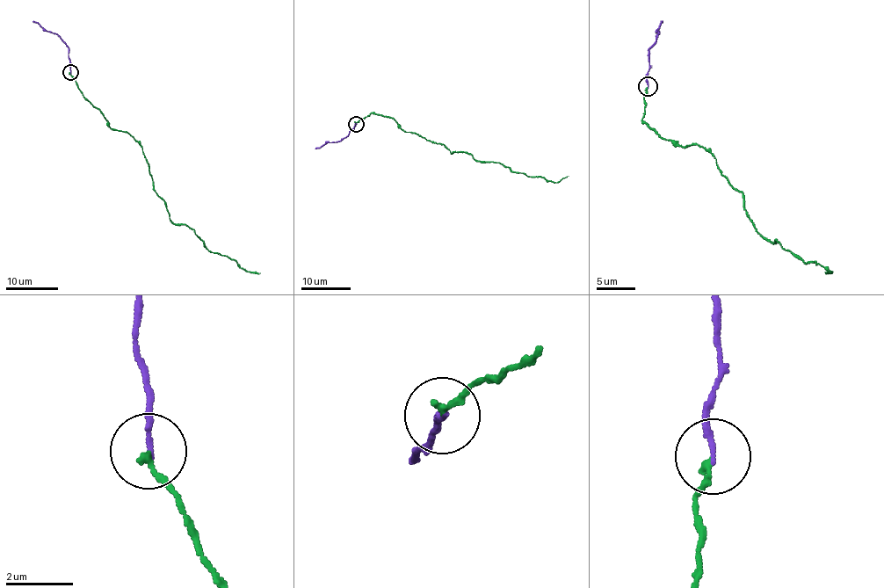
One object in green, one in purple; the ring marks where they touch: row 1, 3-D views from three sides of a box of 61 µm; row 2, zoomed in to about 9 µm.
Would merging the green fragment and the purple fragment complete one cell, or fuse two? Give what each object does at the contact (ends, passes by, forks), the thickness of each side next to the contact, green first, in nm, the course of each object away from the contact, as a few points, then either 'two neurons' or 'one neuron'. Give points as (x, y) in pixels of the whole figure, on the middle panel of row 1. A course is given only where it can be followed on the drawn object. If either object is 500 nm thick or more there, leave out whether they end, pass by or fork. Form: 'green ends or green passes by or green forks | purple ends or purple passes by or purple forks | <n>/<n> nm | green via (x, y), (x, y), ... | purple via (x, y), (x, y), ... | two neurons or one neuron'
green ends | purple ends | 160/160 nm | green via (356, 123), (372, 112), (388, 116), (452, 153), (468, 152), (556, 183), (568, 177) | purple via (356, 123), (339, 141), (315, 148) | one neuron

